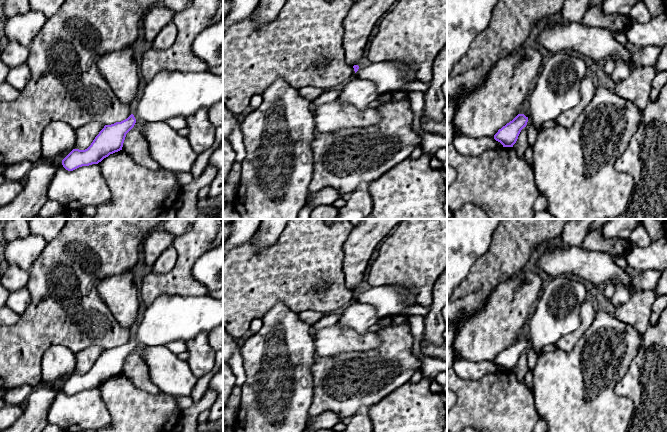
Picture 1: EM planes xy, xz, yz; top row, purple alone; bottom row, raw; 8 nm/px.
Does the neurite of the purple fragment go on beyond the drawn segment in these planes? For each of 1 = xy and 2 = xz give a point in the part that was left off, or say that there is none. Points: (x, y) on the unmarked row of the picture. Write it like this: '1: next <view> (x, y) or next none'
1: next xy (169, 318)
2: next xz (390, 300)

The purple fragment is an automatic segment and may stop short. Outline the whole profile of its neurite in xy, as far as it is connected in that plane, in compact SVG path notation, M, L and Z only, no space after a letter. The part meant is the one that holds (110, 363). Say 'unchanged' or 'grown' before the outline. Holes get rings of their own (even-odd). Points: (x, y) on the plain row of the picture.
grown; M162 294L146 307L143 320L134 337L121 346L105 349L87 373L73 373L62 384L62 389L66 394L73 395L82 390L98 388L110 378L122 374L126 358L137 344L159 346L173 341L186 342L200 333L208 334L221 324L223 324L223 299L215 299L210 294L197 297Z

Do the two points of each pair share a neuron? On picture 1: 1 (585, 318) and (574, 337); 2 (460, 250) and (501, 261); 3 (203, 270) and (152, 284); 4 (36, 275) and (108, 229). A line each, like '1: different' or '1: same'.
1: same
2: different
3: different
4: same

